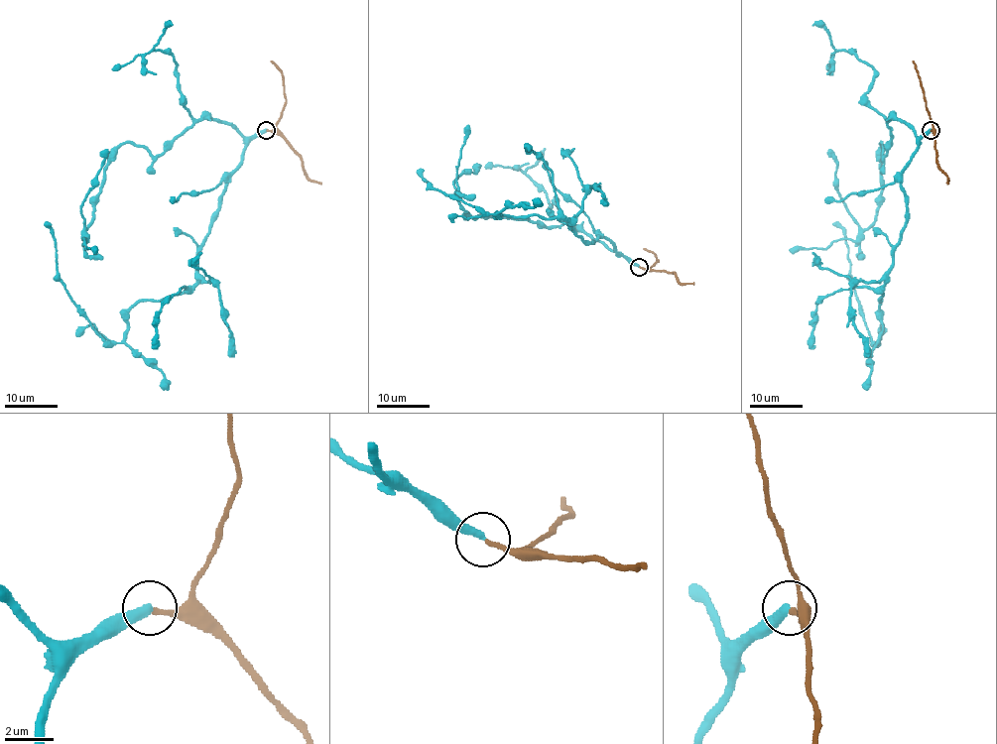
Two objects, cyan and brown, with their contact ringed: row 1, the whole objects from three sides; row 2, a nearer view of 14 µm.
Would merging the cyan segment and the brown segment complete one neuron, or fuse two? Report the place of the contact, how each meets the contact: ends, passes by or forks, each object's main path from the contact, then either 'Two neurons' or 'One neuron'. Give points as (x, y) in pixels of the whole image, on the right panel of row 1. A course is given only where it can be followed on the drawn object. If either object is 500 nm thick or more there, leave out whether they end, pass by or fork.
Place: (931, 130). At the ring cyan ends. At the ring brown ends. Course of cyan: (931, 129), (901, 177), (907, 223), (879, 299), (877, 342), (853, 288), (844, 231), (832, 223). Course of brown: (931, 131), (933, 127), (913, 61). Two neurons

